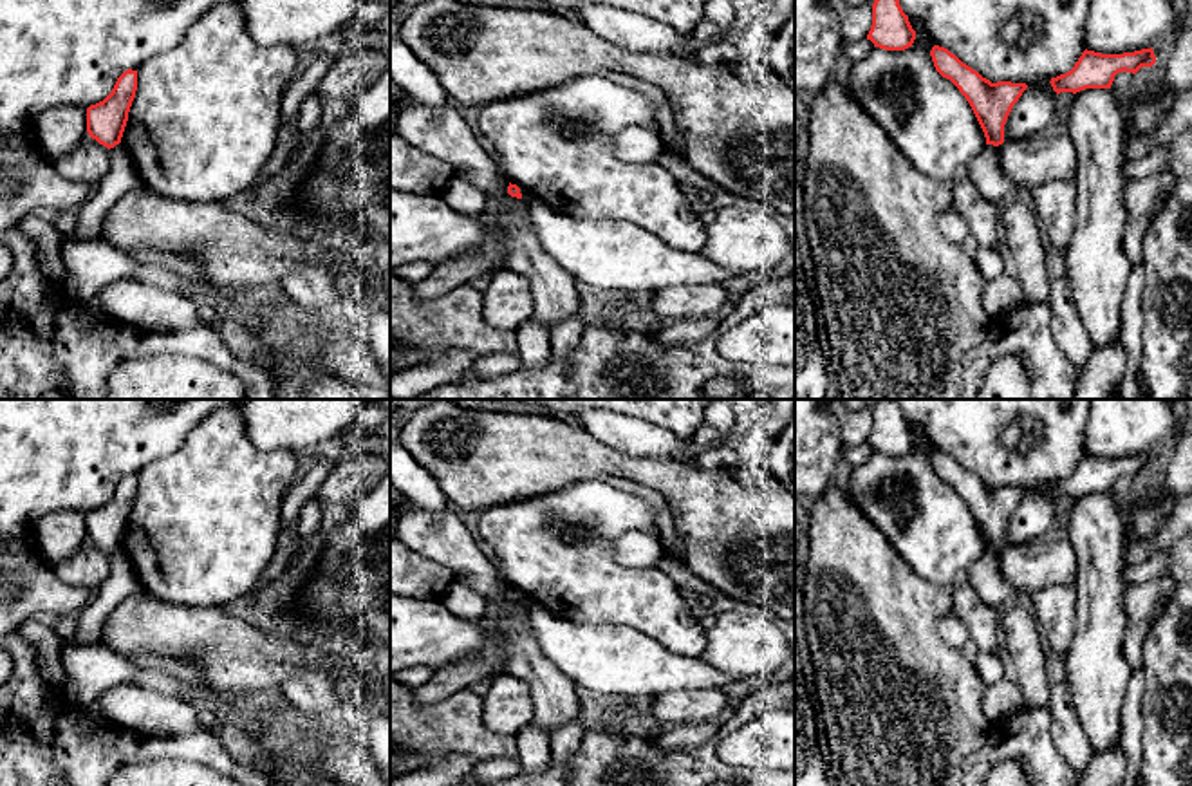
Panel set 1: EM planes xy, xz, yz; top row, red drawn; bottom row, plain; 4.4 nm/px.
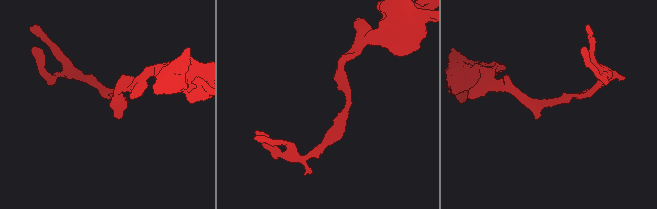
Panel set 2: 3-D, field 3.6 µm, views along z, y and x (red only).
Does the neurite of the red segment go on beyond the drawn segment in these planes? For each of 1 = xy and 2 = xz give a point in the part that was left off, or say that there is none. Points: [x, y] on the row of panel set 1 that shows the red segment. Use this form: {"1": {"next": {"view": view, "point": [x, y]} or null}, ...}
{"1": {"next": null}, "2": {"next": null}}

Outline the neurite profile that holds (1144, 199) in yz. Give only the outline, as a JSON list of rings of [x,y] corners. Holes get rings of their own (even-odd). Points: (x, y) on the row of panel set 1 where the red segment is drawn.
[[[1158,172],[1150,177],[1131,181],[1125,186],[1127,219],[1123,228],[1123,249],[1131,266],[1141,262],[1143,237],[1172,188],[1174,177],[1170,172]]]

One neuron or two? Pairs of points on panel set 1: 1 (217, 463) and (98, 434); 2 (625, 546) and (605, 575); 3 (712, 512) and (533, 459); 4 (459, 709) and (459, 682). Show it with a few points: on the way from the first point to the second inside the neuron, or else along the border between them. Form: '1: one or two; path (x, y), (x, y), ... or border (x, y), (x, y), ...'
1: two; border (201, 421), (172, 452), (158, 456), (136, 474)
2: two; border (611, 544), (614, 561), (656, 568)
3: one; path (667, 476), (604, 459), (578, 459)
4: two; border (470, 687), (434, 703), (418, 701)

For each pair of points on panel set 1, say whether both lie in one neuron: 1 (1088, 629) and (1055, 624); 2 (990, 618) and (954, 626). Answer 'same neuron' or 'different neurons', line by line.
1: different neurons
2: different neurons

